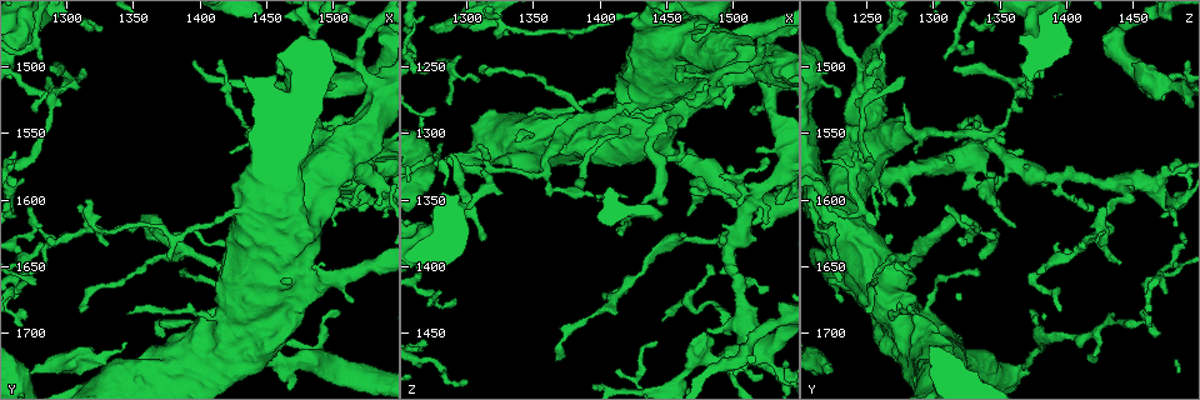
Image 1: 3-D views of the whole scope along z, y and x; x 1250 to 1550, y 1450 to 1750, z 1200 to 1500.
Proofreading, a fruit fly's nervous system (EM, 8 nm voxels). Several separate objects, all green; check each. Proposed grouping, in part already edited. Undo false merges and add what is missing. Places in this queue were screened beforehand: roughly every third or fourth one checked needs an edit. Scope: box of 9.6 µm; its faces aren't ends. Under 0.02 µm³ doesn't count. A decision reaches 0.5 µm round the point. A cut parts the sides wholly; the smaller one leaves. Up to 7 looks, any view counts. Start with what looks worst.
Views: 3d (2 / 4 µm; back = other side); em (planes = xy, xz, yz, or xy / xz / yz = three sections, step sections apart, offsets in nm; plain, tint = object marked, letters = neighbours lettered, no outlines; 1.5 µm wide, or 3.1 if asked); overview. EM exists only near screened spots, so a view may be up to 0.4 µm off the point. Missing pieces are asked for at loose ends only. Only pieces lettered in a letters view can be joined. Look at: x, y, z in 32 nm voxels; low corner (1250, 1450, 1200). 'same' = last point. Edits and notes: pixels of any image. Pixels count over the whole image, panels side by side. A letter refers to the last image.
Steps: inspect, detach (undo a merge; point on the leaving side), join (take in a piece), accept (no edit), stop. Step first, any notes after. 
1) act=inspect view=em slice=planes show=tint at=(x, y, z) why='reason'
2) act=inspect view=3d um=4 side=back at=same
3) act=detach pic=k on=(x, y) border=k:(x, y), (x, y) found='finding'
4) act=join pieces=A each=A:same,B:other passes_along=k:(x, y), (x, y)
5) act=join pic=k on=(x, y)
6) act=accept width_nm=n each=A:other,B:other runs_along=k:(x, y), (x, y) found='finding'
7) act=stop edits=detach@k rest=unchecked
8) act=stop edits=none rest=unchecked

act=inspect view=3d um=4 at=(1498, 1584, 1392) why='sudden change in width'

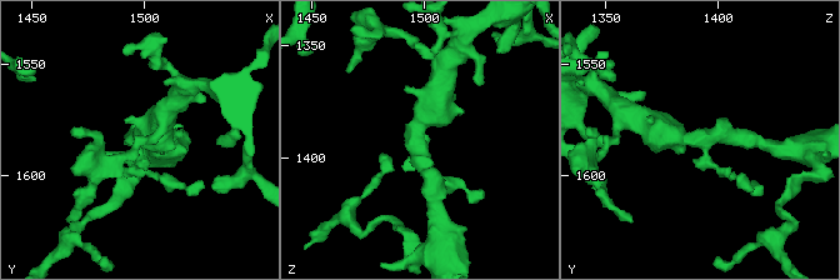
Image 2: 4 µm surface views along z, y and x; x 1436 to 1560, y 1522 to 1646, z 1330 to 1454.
act=inspect view=em slice=xz step=4 show=tint at=(1497, 1583, 1392)

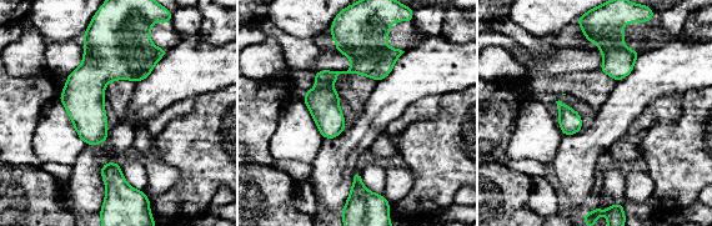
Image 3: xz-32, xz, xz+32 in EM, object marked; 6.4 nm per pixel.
act=inspect view=em slice=planes show=letters at=same why='cut it another way'

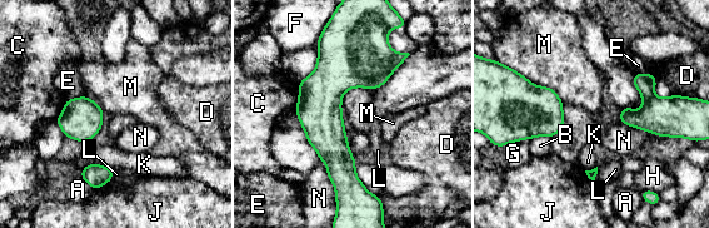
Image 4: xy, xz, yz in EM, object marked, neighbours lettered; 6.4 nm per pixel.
act=accept width_nm=260 each=A:other,B:other,C:other,D:other,E:other,F:other,G:other,H:other,J:other,K:other,L:other,M:other,N:other found='continuous, no second cell'

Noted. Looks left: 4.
act=inspect view=em slice=xy step=4 show=letters at=(1526, 1546, 1318) why='thin end'

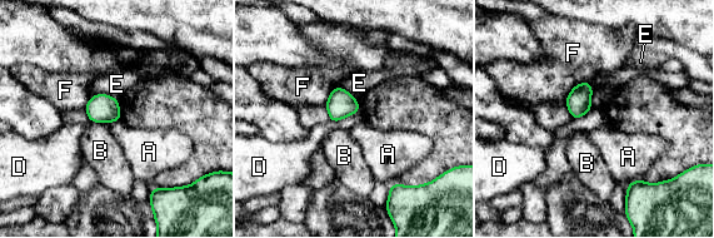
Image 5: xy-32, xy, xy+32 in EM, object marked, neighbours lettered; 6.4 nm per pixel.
act=inspect view=em slice=yz step=8 show=letters at=same

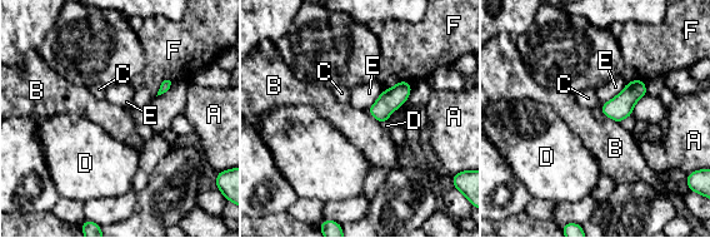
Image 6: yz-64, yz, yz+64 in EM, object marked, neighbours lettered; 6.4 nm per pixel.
act=accept each=A:other,B:other,C:other,D:other,E:other,F:other border=6:(599, 108), (604, 114), (619, 123) found='none of them fits'

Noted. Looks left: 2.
act=inspect view=3d um=4 at=(1502, 1548, 1234) why='an open end'

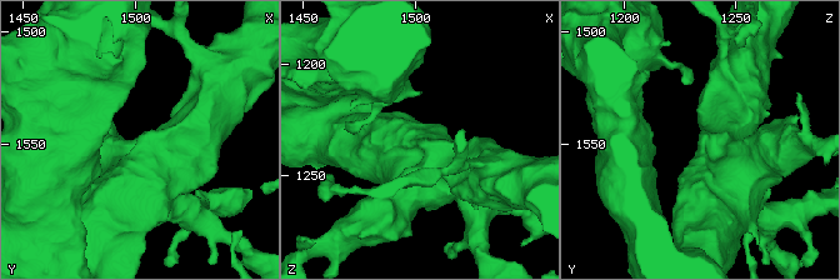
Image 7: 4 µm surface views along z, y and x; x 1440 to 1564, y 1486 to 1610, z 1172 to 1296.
act=inspect view=em slice=planes show=letters at=(1502, 1546, 1234) why='shape alone is not enough'

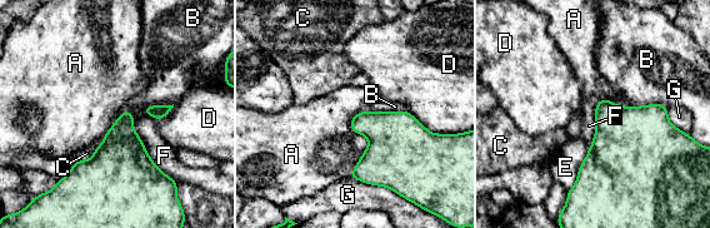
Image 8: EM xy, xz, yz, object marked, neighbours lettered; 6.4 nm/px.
act=accept each=A:other,B:other,C:other,D:other,E:other,F:other,G:other border=8:(366, 109), (349, 176) found='no lettered piece goes on from it'

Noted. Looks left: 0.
act=stop edits=none rest=unchecked

